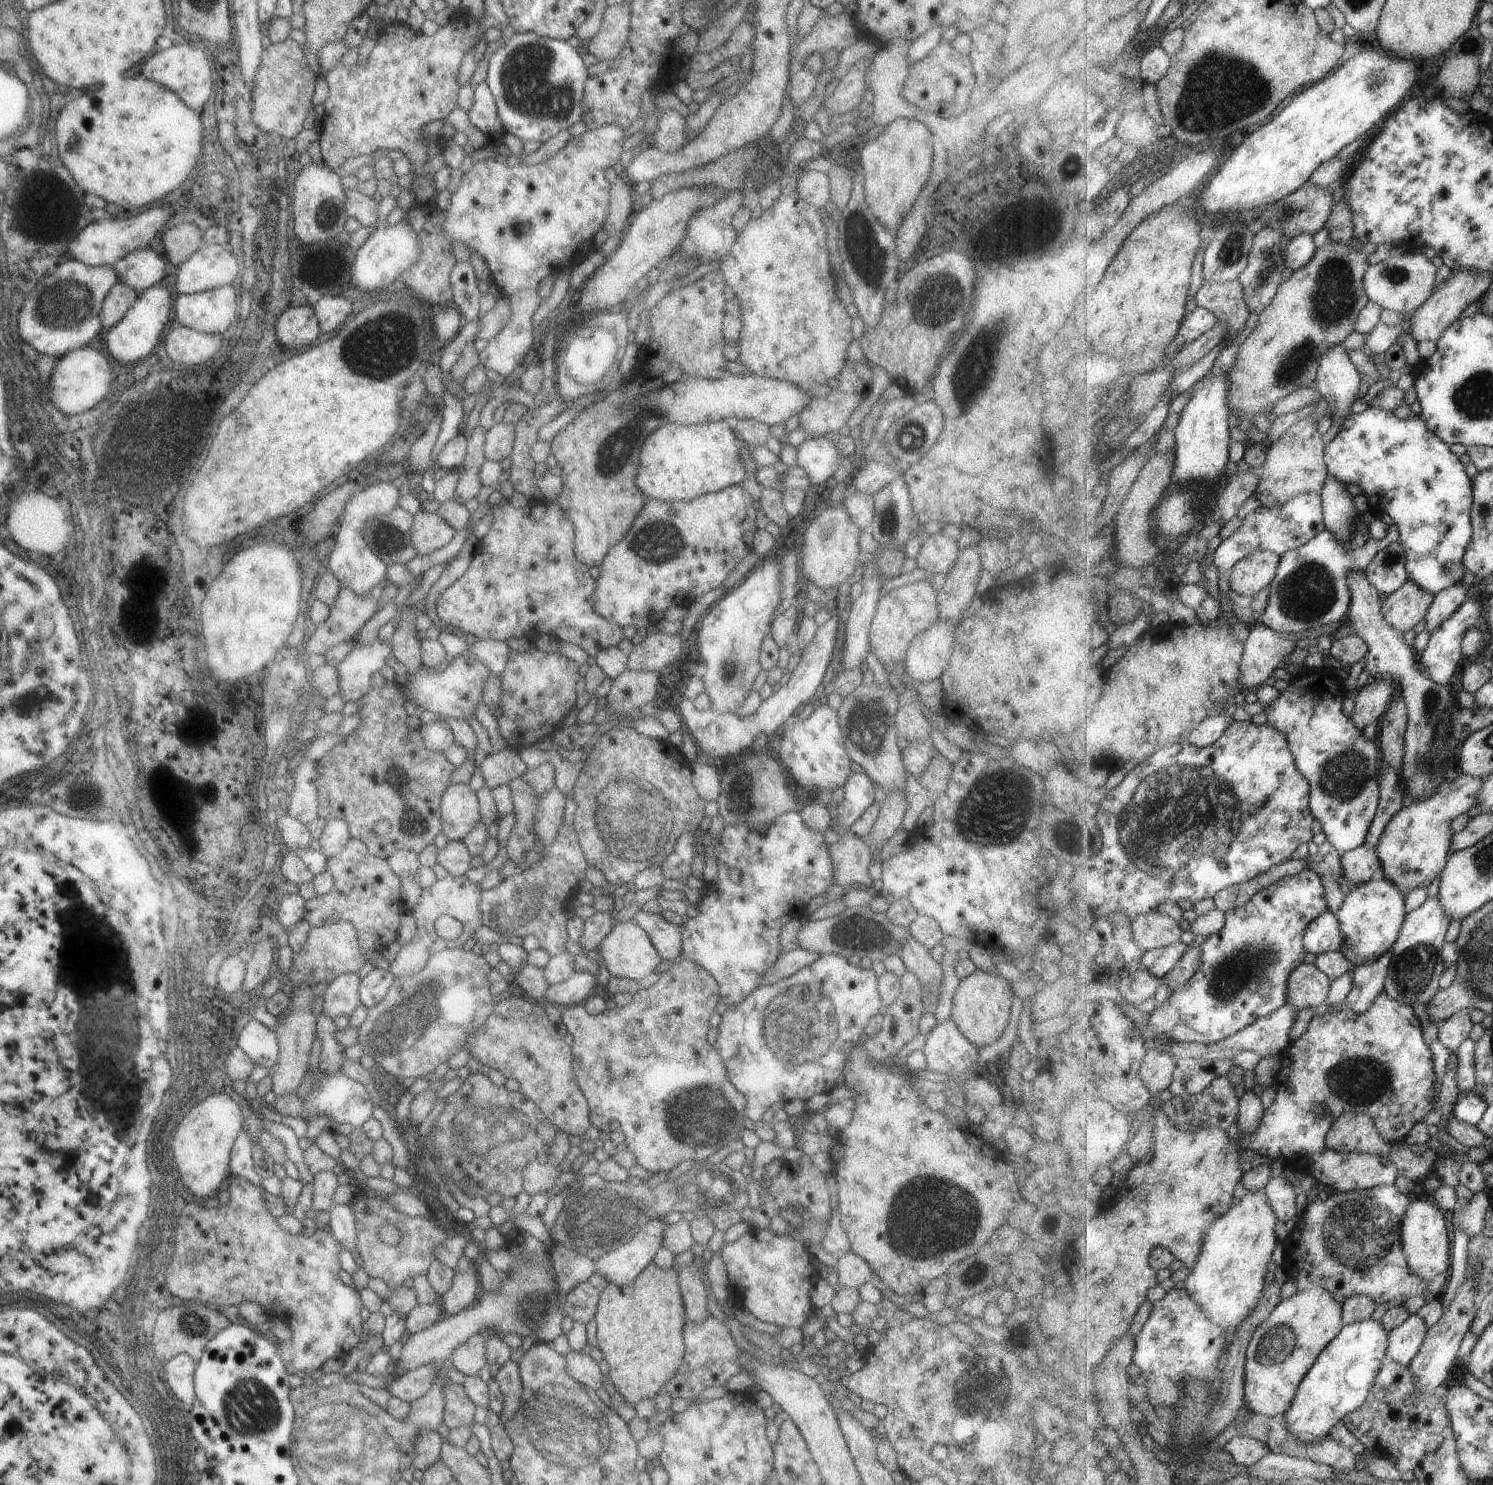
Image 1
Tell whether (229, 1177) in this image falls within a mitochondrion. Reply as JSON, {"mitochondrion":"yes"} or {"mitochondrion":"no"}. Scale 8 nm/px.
{"mitochondrion":"no"}

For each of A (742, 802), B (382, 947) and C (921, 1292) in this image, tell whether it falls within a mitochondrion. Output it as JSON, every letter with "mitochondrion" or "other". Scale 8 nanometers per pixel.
{"A":"mitochondrion","B":"other","C":"other"}

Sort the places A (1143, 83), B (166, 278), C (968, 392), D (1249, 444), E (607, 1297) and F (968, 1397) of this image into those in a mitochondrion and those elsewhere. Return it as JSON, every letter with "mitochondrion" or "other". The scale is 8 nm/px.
{"A":"other","B":"other","C":"mitochondrion","D":"other","E":"other","F":"mitochondrion"}

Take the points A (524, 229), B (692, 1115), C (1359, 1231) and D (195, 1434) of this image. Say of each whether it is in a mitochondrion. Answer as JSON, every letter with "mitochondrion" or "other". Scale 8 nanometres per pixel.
{"A":"mitochondrion","B":"mitochondrion","C":"mitochondrion","D":"mitochondrion"}

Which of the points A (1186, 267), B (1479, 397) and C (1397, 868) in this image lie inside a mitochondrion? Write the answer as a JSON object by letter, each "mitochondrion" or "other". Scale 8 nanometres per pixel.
{"A":"other","B":"mitochondrion","C":"other"}

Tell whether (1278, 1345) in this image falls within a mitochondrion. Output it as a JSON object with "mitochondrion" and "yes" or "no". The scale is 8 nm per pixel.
{"mitochondrion":"yes"}

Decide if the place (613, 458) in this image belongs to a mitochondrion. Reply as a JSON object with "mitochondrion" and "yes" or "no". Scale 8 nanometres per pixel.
{"mitochondrion":"yes"}

